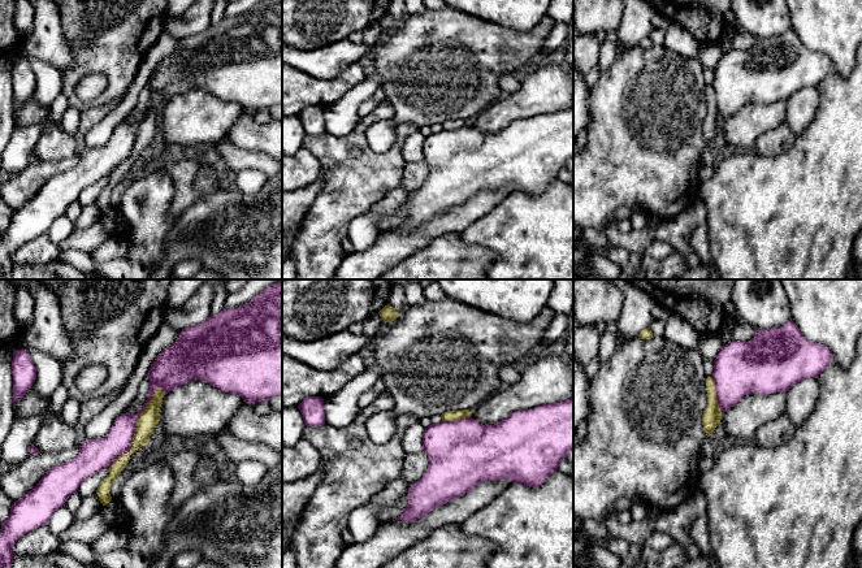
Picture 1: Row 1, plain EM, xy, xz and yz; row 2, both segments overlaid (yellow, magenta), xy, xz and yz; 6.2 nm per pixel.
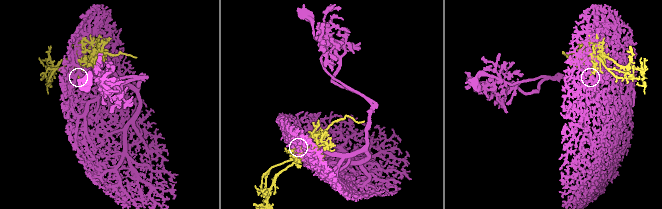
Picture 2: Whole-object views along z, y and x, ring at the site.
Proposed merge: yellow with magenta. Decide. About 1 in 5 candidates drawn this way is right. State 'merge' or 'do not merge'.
do not merge

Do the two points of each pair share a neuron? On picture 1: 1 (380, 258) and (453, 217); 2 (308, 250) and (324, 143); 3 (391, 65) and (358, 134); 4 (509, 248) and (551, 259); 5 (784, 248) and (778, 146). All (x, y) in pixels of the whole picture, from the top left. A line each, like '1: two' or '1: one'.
1: one
2: one
3: two
4: one
5: two

